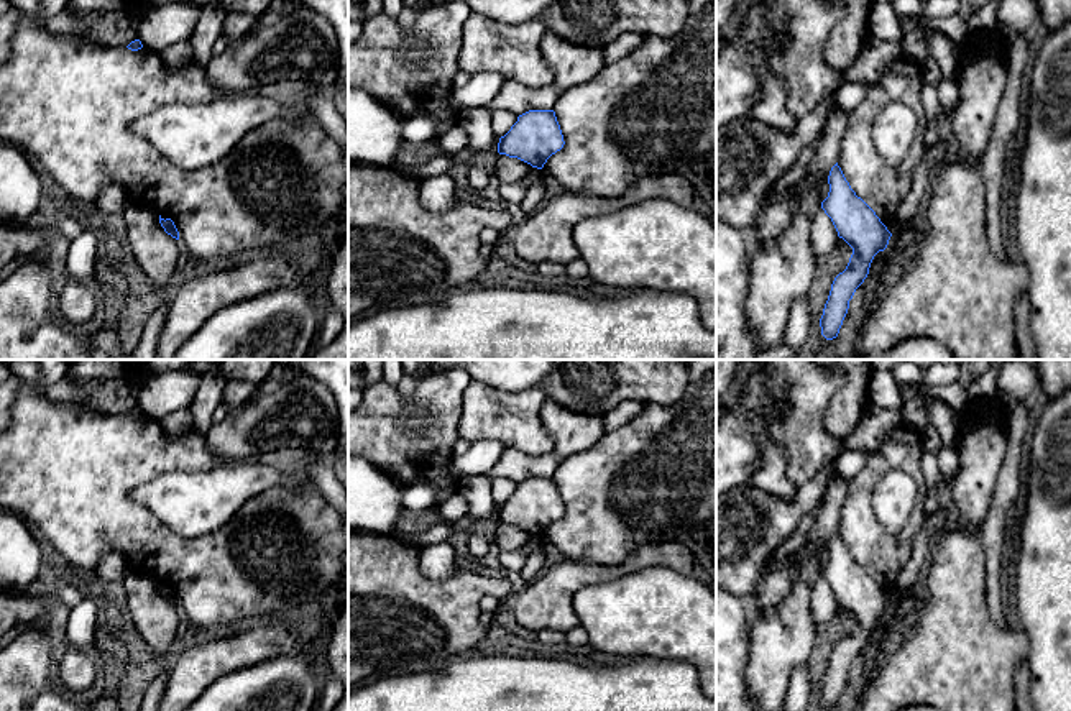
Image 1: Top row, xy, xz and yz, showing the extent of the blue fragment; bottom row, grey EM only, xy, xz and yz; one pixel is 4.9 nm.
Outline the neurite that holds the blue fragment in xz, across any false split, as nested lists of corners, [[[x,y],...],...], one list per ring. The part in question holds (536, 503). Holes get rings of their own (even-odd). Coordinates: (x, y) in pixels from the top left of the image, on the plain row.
[[[529,478],[519,483],[511,498],[499,506],[498,521],[542,537],[547,527],[563,512],[555,479]]]

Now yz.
[[[838,530],[830,539],[828,552],[830,560],[821,570],[821,576],[831,586],[838,604],[853,616],[846,637],[831,652],[820,686],[821,703],[833,708],[839,701],[849,668],[867,645],[874,624],[887,616],[892,601],[876,580],[856,563]]]

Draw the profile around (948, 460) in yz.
[[[941,445],[936,452],[938,471],[946,486],[951,484],[951,479],[958,473],[959,456],[958,452],[951,447]]]

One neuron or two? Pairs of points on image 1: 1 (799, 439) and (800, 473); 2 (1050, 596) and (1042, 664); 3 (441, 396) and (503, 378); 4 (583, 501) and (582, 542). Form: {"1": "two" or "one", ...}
{"1": "one", "2": "one", "3": "two", "4": "one"}

